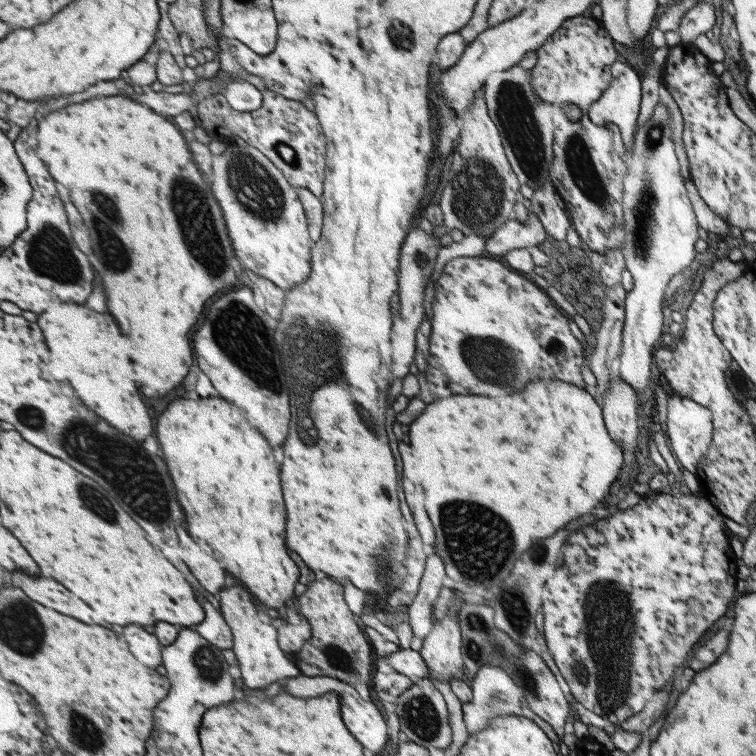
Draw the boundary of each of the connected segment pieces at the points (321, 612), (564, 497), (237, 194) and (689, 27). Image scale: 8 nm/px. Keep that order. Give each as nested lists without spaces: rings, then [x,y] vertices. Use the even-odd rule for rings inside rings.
[[[331,577],[315,580],[307,585],[306,591],[295,599],[294,609],[303,616],[311,626],[311,637],[296,653],[301,674],[310,676],[327,676],[342,680],[346,684],[370,684],[372,658],[370,644],[354,622],[354,614],[344,602],[343,586]]]
[[[544,380],[544,382],[532,382],[522,392],[510,394],[508,398],[496,398],[494,400],[494,398],[478,395],[450,396],[450,398],[436,400],[436,402],[428,404],[428,408],[424,410],[424,416],[418,416],[416,422],[412,422],[410,432],[408,432],[410,444],[398,440],[398,449],[402,454],[402,462],[404,462],[404,476],[408,476],[410,480],[416,480],[422,488],[424,510],[426,510],[428,518],[432,520],[434,528],[436,528],[436,554],[440,558],[444,558],[446,572],[452,580],[464,582],[470,587],[482,583],[484,587],[488,587],[494,593],[495,597],[500,598],[502,596],[500,588],[504,584],[504,578],[508,578],[514,562],[534,542],[538,542],[542,538],[550,538],[560,528],[564,528],[570,520],[576,520],[582,514],[590,514],[602,502],[602,498],[608,494],[612,482],[618,478],[620,468],[622,468],[623,448],[620,448],[608,436],[608,430],[604,426],[602,408],[591,394],[591,392],[586,392],[584,388],[578,388],[575,384],[569,382]]]
[[[232,143],[232,145],[227,146],[224,153],[215,156],[214,170],[216,170],[214,176],[212,176],[212,178],[214,178],[214,194],[218,196],[222,208],[224,208],[224,212],[226,212],[226,216],[228,216],[228,232],[232,232],[232,244],[234,244],[234,250],[236,251],[238,260],[240,260],[240,264],[244,264],[248,270],[252,270],[252,272],[272,281],[283,291],[288,290],[289,288],[294,288],[297,284],[305,282],[312,272],[311,254],[315,242],[310,238],[307,216],[303,204],[298,198],[297,188],[293,187],[287,181],[283,172],[263,152],[260,152],[257,148],[250,145],[240,147],[239,145],[236,145],[236,143]]]
[[[697,3],[684,13],[677,32],[683,43],[694,44],[695,38],[712,30],[716,15],[712,3]]]

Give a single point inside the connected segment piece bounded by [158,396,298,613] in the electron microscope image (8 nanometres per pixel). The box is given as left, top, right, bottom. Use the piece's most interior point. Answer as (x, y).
(228, 478)

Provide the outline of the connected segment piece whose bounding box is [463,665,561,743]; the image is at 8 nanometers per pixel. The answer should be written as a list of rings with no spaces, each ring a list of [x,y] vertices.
[[[484,665],[479,667],[478,673],[471,678],[471,689],[473,697],[470,702],[463,703],[463,719],[467,726],[468,732],[476,734],[489,726],[492,718],[497,716],[510,716],[517,714],[525,716],[532,720],[547,736],[550,736],[550,741],[561,743],[559,736],[554,732],[554,729],[542,717],[534,712],[525,699],[524,690],[520,688],[516,680],[503,668],[498,665]]]

